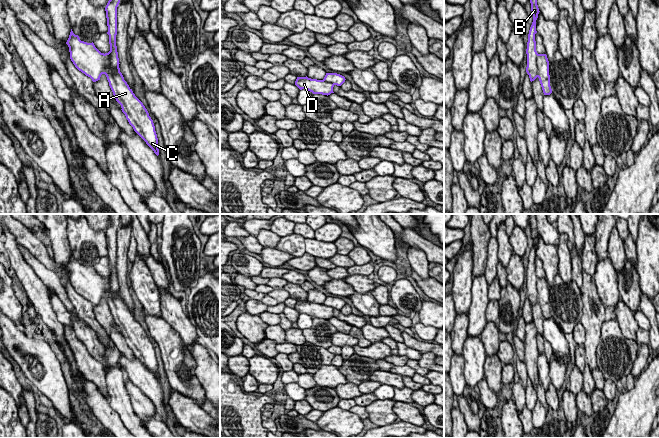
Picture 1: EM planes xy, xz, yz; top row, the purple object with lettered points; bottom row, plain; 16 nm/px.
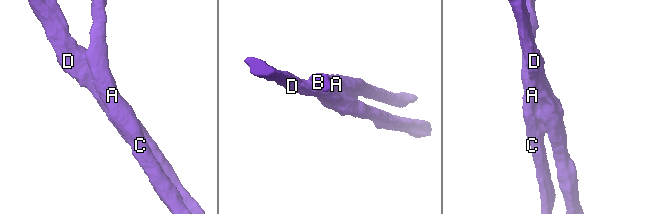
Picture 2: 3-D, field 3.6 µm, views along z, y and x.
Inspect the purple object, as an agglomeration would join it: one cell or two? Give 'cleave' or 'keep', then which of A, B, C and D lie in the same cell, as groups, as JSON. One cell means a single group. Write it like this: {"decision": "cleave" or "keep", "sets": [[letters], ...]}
{"decision": "cleave", "sets": [["A", "B", "C"], ["D"]]}

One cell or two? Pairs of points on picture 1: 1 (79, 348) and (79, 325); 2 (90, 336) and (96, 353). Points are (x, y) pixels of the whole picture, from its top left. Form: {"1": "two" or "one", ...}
{"1": "two", "2": "one"}

